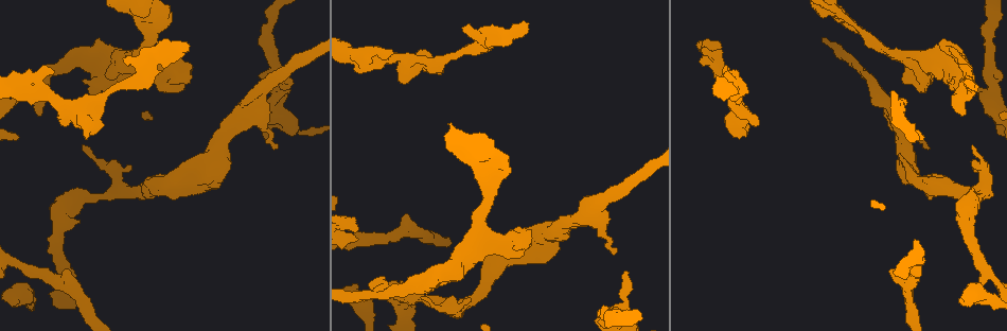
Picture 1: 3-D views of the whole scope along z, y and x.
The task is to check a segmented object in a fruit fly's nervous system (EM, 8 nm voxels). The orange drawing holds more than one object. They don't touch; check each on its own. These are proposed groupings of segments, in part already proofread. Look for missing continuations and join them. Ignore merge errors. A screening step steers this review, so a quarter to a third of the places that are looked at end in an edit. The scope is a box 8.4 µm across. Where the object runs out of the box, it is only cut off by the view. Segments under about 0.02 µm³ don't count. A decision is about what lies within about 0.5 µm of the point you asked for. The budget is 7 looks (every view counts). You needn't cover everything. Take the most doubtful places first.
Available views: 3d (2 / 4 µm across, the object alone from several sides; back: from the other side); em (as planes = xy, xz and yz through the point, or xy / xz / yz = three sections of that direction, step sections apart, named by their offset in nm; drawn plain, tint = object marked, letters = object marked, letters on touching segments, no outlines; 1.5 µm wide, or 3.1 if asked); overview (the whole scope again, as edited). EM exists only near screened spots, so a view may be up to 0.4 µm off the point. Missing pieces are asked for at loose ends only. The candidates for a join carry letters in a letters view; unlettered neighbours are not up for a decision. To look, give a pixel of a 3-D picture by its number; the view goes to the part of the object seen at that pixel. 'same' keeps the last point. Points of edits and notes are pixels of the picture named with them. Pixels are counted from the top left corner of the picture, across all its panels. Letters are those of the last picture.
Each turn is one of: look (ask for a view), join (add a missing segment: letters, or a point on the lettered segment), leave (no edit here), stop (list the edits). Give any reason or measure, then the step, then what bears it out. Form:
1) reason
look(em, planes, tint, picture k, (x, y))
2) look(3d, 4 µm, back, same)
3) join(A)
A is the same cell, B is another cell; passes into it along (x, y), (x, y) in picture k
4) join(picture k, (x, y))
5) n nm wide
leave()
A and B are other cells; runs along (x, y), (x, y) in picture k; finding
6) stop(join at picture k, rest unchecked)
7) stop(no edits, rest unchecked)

an open end
look(em, yz, step 4, letters, picture 1, (82, 147))

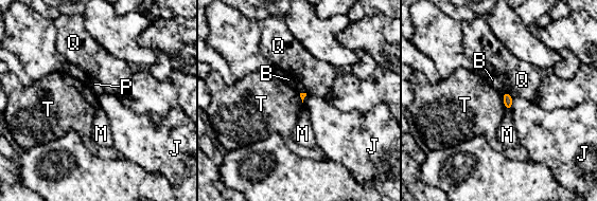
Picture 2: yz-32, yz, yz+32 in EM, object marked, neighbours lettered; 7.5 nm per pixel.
leave()
B, J, M, P, Q and T are other cells; border along (501, 93), (506, 109) in picture 2; no lettered segment goes on from it

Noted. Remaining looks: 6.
free end
look(3d, 4 µm, picture 1, (614, 253))

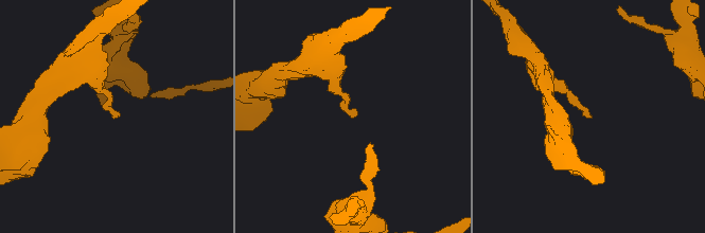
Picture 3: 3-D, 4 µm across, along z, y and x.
look(em, xy, step 4, letters, picture 3, (354, 117))

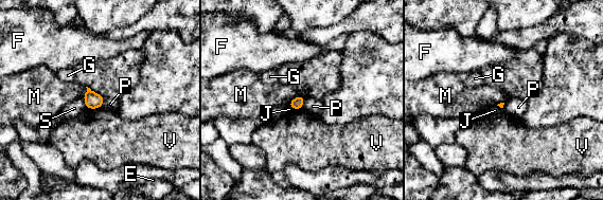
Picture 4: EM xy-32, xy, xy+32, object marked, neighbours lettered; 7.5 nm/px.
look(em, planes, letters, same)

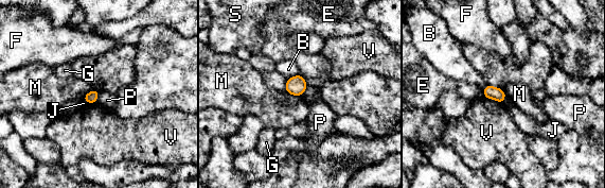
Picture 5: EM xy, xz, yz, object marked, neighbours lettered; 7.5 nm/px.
leave()
B, E, F, G, J, M, P, S and V are other cells; border along (100, 91), (95, 102) in picture 5; none of them fits

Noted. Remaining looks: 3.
tapers out
look(em, planes, letters, picture 1, (627, 272))

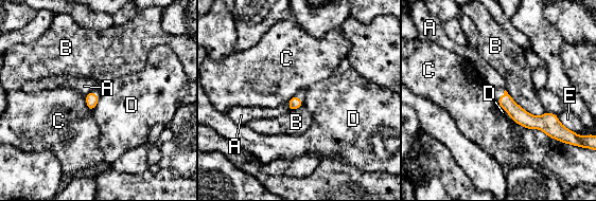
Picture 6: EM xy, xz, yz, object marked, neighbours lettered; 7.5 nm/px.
90 nm wide
leave()
A, B, C, D and E are other cells; border along (500, 106), (516, 123) in picture 6; no lettered segment goes on from it

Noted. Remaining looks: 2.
stop(no edits, rest unchecked)

